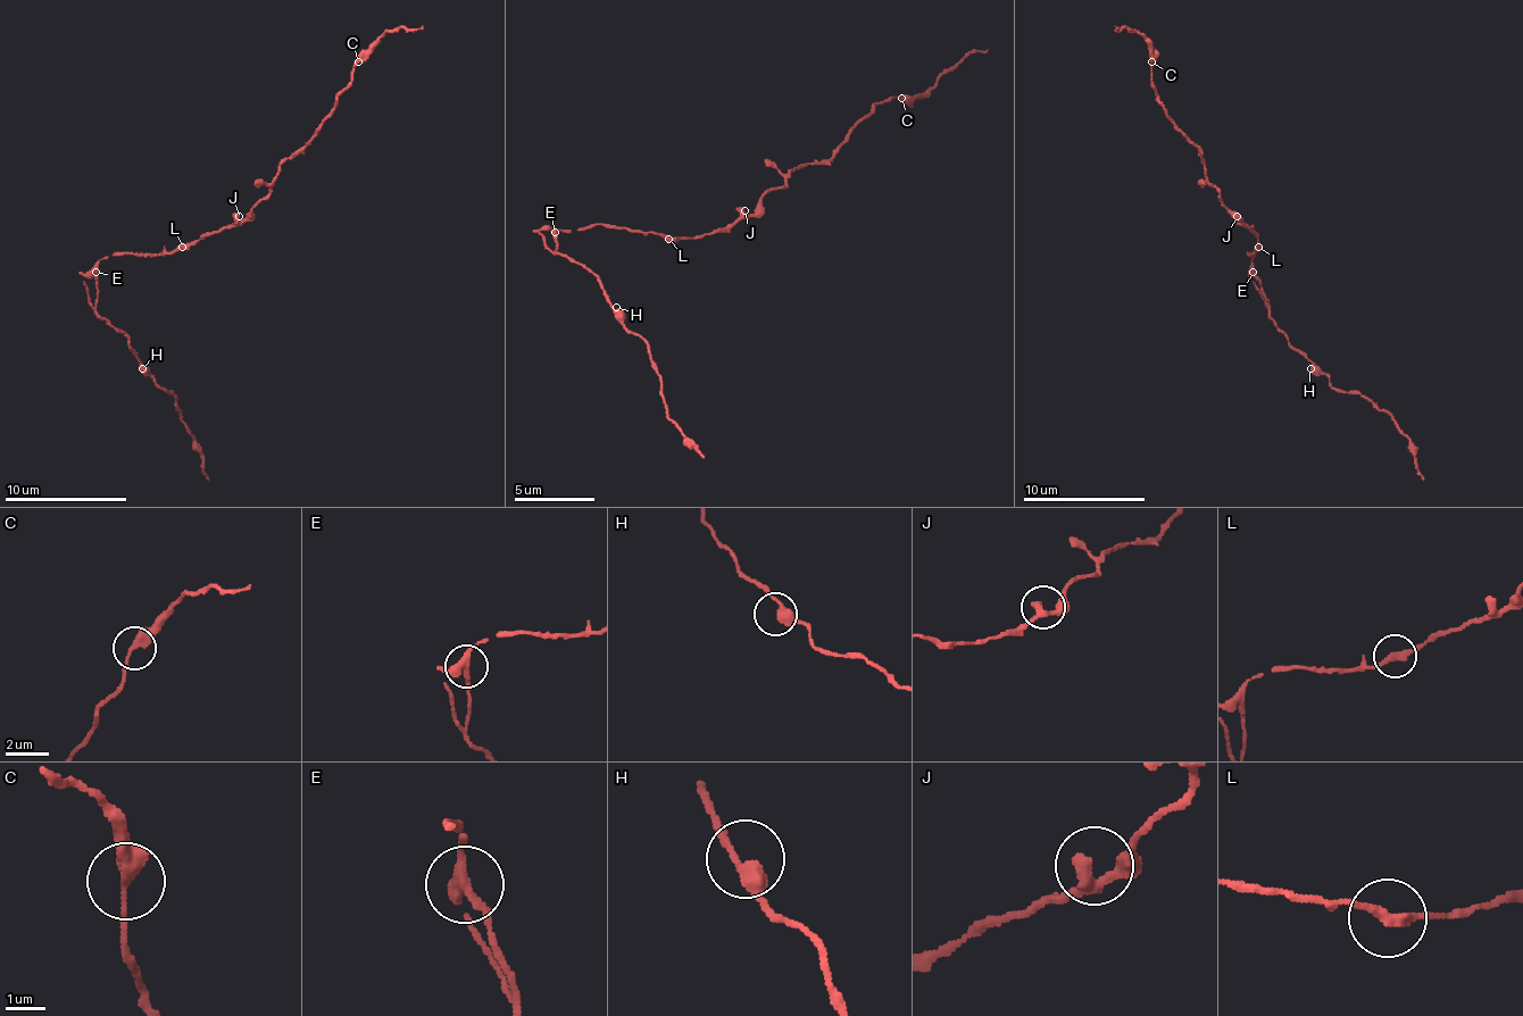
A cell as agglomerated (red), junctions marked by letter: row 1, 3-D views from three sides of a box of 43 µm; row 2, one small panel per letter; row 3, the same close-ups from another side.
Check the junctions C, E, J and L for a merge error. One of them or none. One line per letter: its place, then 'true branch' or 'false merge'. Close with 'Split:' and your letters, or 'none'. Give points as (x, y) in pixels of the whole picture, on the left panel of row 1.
C: (358, 61) | true branch
E: (96, 272) | false merge
J: (239, 216) | true branch
L: (182, 247) | true branch
Split: E

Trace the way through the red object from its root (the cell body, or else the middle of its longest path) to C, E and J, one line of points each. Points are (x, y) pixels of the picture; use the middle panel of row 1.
C: (656, 231), (700, 239), (749, 218), (793, 171), (825, 163), (877, 102), (901, 98)
E: (656, 231), (629, 231), (600, 223), (576, 231), (556, 231)
J: (656, 231), (673, 239), (700, 239), (729, 226), (745, 210)

